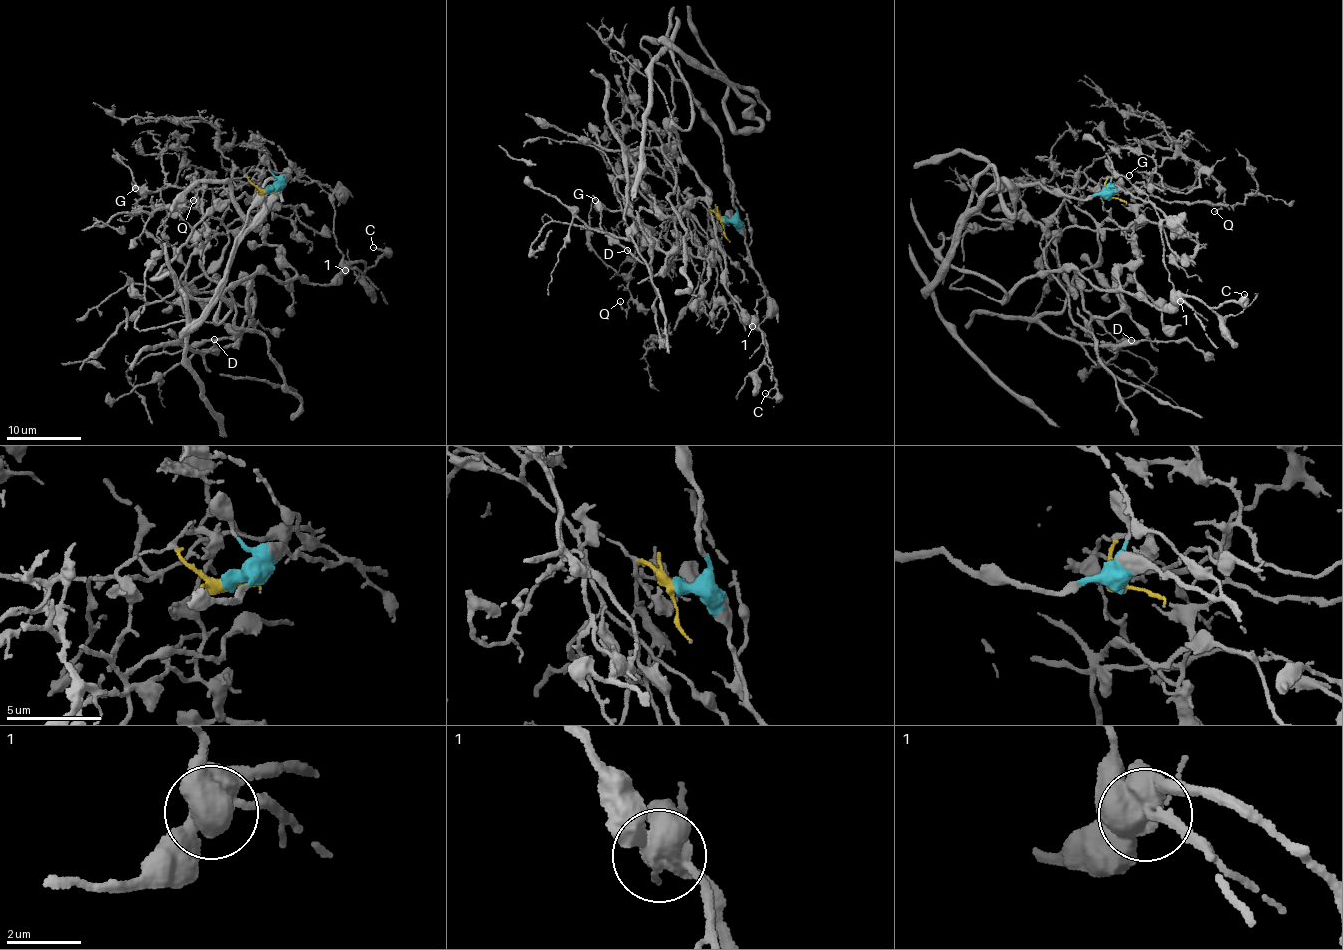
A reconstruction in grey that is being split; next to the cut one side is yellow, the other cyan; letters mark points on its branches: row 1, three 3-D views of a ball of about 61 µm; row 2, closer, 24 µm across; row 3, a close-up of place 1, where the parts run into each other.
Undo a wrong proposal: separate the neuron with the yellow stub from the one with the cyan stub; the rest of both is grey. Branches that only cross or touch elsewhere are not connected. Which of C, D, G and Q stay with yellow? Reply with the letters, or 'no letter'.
G, Q

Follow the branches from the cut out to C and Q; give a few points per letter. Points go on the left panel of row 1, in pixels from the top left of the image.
C: (265, 192), (213, 211), (151, 277), (227, 300), (218, 322), (260, 270), (328, 284), (372, 248)
Q: (265, 192), (241, 177), (222, 188), (167, 184), (160, 153), (182, 146), (198, 178), (193, 200)

